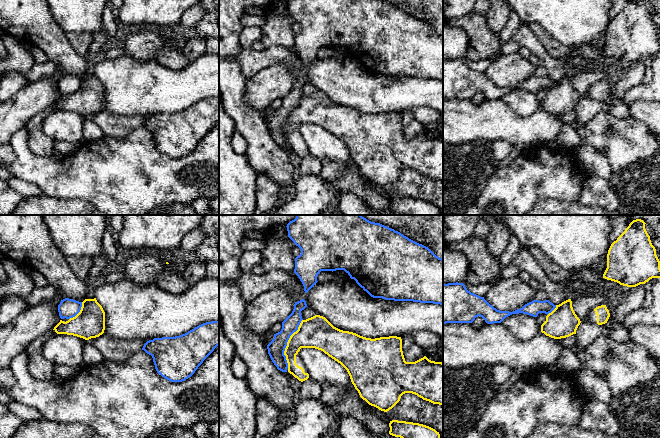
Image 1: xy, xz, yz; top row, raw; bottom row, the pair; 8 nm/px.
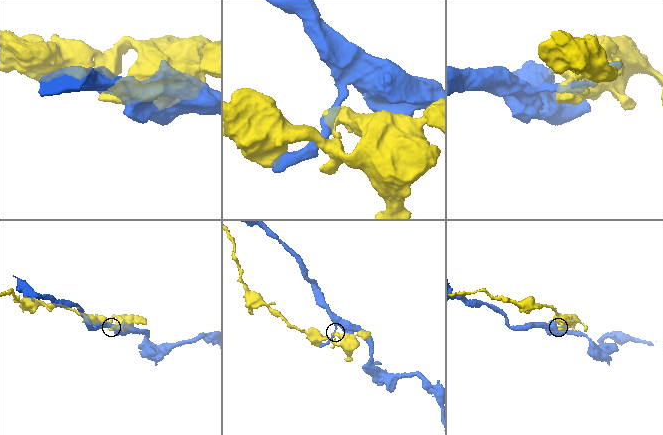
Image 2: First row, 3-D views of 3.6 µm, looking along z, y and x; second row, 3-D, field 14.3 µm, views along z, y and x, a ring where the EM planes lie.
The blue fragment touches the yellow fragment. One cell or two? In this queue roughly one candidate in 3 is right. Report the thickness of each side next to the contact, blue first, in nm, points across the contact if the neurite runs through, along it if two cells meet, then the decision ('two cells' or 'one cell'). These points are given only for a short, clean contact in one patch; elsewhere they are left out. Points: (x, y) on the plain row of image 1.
140/260 nm | two cells

